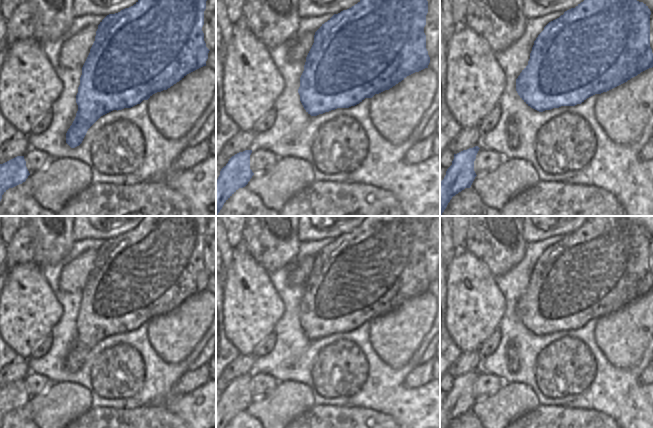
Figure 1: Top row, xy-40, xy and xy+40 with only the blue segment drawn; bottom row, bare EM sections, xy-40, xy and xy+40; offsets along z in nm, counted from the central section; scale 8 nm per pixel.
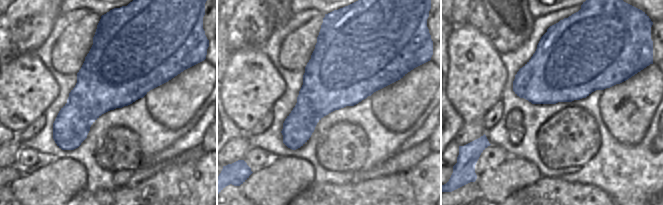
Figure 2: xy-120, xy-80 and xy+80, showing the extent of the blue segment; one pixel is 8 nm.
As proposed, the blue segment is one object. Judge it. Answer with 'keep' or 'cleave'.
cleave

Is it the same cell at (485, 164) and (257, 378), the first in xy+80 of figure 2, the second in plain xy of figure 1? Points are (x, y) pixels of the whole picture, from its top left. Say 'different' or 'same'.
same

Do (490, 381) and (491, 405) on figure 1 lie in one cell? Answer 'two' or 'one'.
two

